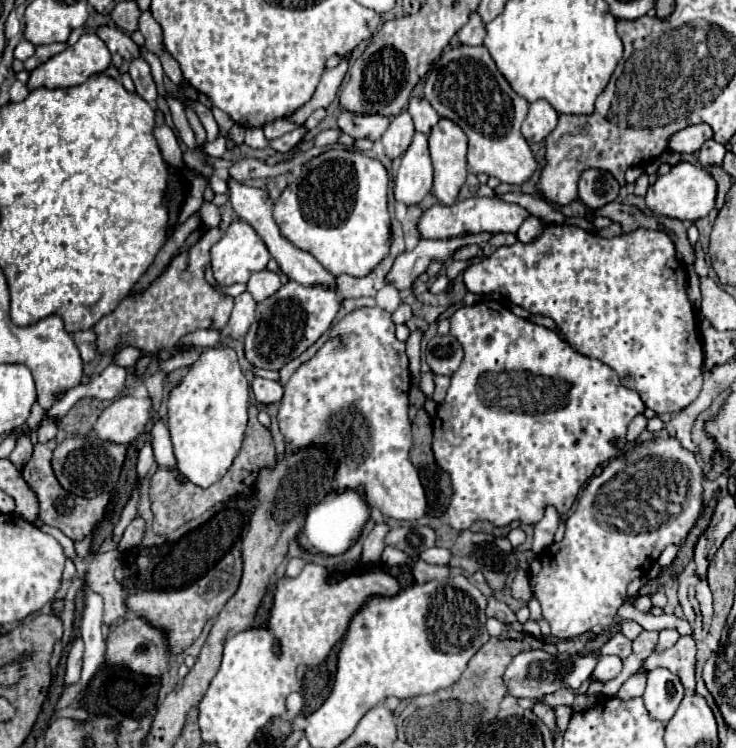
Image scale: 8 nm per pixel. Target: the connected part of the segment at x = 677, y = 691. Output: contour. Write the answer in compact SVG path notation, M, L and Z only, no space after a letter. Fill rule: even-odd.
M663 667L647 673L647 687L643 693L643 701L653 719L667 723L677 711L681 699L683 699L683 685L677 675L673 675L669 669Z

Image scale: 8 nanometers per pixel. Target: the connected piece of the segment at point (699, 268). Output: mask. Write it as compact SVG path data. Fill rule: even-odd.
M698 242L694 248L696 256L695 261L693 263L694 269L700 277L707 276L709 272L709 267L705 261L705 254L701 247L700 242Z

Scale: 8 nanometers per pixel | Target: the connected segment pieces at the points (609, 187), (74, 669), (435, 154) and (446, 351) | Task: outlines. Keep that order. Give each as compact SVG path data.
M587 169L579 181L579 201L595 211L605 207L607 203L615 201L619 195L619 183L607 171Z
M81 637L75 639L69 657L67 657L67 671L65 671L65 687L67 685L77 685L79 673L81 673L81 657L83 657L83 641Z
M441 119L429 135L429 151L435 169L433 197L441 205L453 205L467 177L467 135L449 119Z
M435 335L427 343L425 361L435 375L453 375L463 359L463 347L453 335Z

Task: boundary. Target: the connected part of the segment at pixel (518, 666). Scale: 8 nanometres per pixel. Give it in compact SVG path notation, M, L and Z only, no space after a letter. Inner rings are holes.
M541 649L523 651L509 663L509 667L503 673L503 681L505 681L505 687L507 687L507 695L511 695L515 699L521 699L521 697L543 699L547 693L553 693L553 691L557 691L561 687L579 689L579 685L595 669L595 663L597 663L597 657L593 653L589 653L585 657L579 657L579 655L569 657L567 653L549 655L549 653L541 651Z

